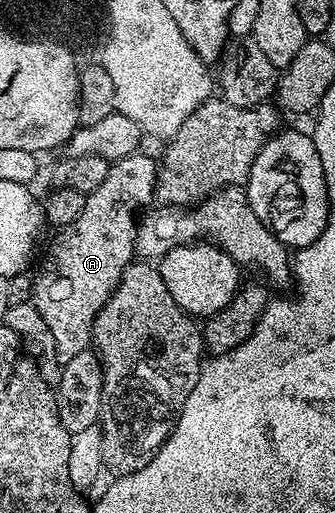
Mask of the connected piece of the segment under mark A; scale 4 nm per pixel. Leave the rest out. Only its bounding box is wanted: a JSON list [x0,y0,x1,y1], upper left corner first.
[32,152,159,359]

